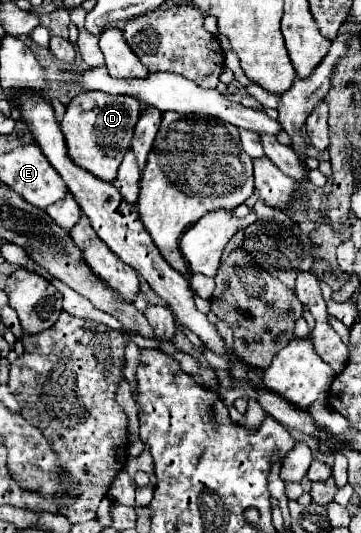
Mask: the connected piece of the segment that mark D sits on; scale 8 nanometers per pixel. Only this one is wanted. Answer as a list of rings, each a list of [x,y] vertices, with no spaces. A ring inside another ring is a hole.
[[[86,91],[74,97],[66,109],[60,129],[66,137],[66,149],[74,165],[112,183],[122,163],[122,153],[130,149],[134,125],[140,117],[140,103],[128,95],[106,95],[100,91]]]

